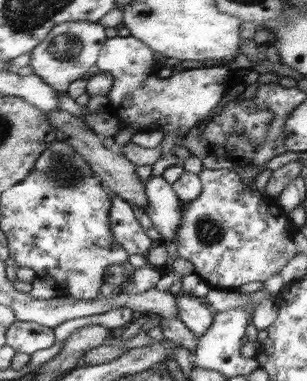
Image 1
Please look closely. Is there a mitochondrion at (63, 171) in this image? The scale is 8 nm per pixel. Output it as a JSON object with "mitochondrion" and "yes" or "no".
{"mitochondrion":"yes"}

